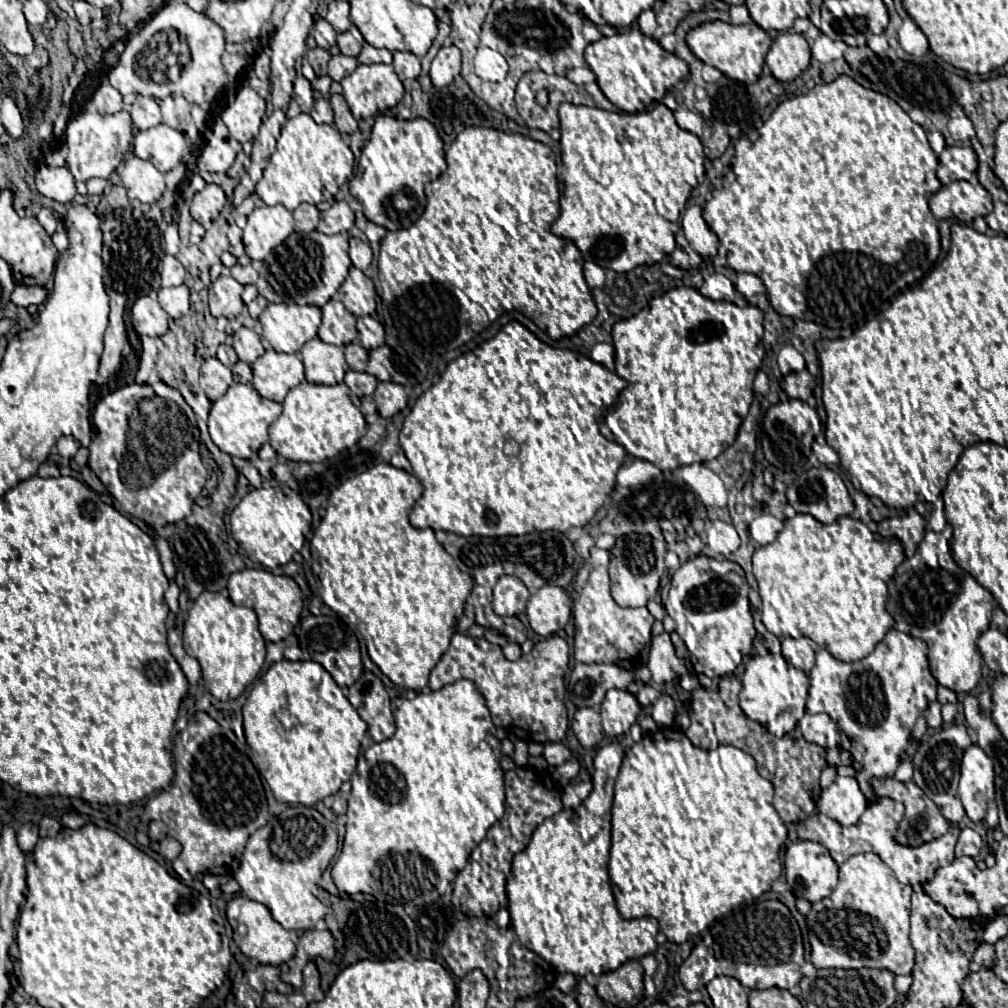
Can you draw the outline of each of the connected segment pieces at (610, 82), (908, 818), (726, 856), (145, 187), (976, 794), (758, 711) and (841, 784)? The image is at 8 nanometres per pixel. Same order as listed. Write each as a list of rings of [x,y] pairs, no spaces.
[[[636,26],[625,33],[602,37],[600,41],[590,43],[584,51],[584,57],[594,71],[602,93],[626,113],[644,111],[650,101],[660,101],[670,87],[684,81],[690,73],[686,61],[682,61],[674,53],[660,49],[658,41],[644,37]]]
[[[874,777],[870,781],[870,787],[872,787],[872,791],[876,795],[884,795],[884,797],[890,797],[890,799],[896,799],[896,801],[902,801],[904,803],[906,813],[904,813],[904,819],[900,821],[898,831],[896,831],[896,841],[900,841],[900,845],[912,845],[912,847],[924,845],[928,841],[934,841],[936,837],[942,837],[948,831],[950,823],[942,817],[940,809],[934,805],[934,801],[928,799],[924,795],[924,791],[914,781],[910,781],[910,785],[906,787],[904,783],[896,781],[892,777],[884,777],[884,779],[882,777]]]
[[[672,727],[658,729],[656,733],[644,735],[640,743],[628,747],[624,763],[622,763],[618,779],[616,779],[616,787],[614,787],[614,805],[611,809],[611,847],[608,861],[612,889],[614,889],[614,885],[618,887],[618,889],[614,889],[614,897],[616,897],[616,907],[618,907],[620,915],[624,919],[654,917],[660,923],[660,931],[666,935],[668,941],[686,943],[690,935],[706,932],[715,921],[725,916],[726,913],[734,911],[736,907],[741,907],[744,903],[750,904],[762,893],[768,893],[772,881],[776,881],[782,873],[779,853],[788,838],[788,830],[784,827],[784,822],[776,813],[774,805],[770,803],[772,795],[774,795],[774,787],[768,779],[758,775],[754,759],[736,747],[721,745],[715,750],[704,751],[704,749],[694,747],[682,731],[672,729]]]
[[[138,157],[126,159],[120,179],[130,199],[138,199],[150,205],[156,203],[166,189],[164,175],[150,161],[144,161]]]
[[[972,745],[964,753],[958,795],[970,821],[984,821],[986,809],[994,801],[994,767],[978,745]]]
[[[756,655],[748,661],[746,671],[742,675],[742,691],[740,691],[740,707],[742,711],[756,723],[764,725],[772,735],[782,737],[796,727],[796,723],[804,715],[804,703],[808,695],[810,679],[804,671],[794,669],[782,655]]]
[[[836,777],[834,783],[822,791],[818,811],[836,819],[840,825],[854,825],[864,813],[868,799],[854,777]]]

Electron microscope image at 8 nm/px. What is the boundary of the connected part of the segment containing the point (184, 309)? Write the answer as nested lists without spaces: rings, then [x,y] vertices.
[[[178,285],[178,287],[170,287],[170,289],[160,289],[158,291],[158,303],[162,305],[162,309],[172,319],[184,317],[188,313],[188,309],[190,309],[188,287],[186,285]]]

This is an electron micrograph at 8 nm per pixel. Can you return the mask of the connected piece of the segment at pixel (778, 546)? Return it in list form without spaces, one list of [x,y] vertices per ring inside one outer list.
[[[798,513],[794,519],[784,521],[784,529],[774,543],[756,549],[752,557],[754,577],[762,597],[762,622],[781,641],[788,637],[808,637],[840,661],[858,661],[872,653],[874,645],[894,627],[894,619],[886,611],[886,581],[902,561],[902,545],[897,540],[876,537],[862,521],[840,517],[836,523],[824,525],[812,515]]]

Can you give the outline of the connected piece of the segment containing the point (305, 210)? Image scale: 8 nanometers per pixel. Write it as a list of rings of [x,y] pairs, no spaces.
[[[302,203],[296,211],[294,211],[294,219],[296,219],[296,231],[298,233],[310,233],[316,229],[318,225],[318,217],[320,217],[320,211],[314,207],[314,205],[308,205],[308,203]]]

